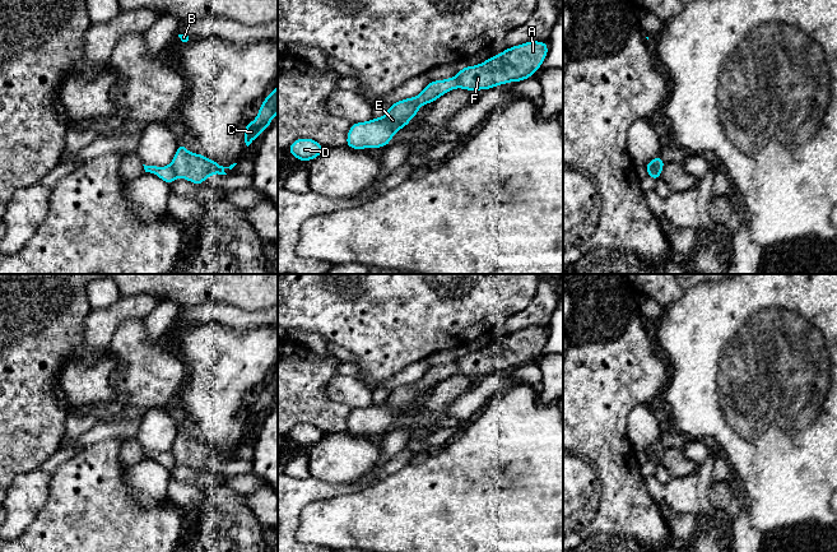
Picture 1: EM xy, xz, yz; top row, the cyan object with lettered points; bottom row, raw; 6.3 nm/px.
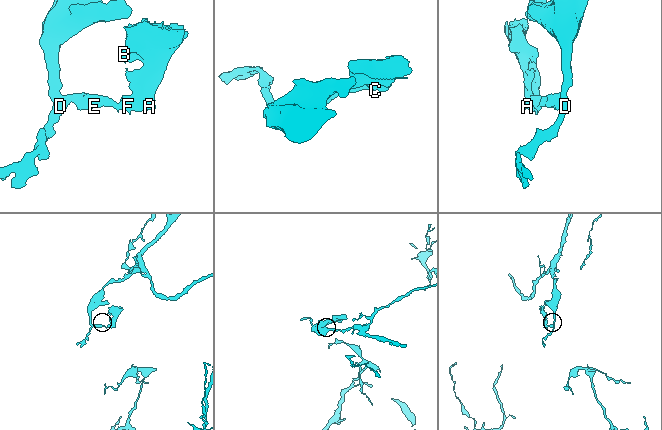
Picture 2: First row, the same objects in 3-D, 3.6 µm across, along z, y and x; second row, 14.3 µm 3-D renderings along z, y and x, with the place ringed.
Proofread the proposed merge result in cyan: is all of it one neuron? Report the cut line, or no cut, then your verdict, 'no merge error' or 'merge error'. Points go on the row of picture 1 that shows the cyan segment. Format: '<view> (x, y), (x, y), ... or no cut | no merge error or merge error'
xy (171, 165), (176, 176) | merge error

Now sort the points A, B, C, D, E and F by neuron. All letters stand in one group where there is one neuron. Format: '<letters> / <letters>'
A B C F / D E

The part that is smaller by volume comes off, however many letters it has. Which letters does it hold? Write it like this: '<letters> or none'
A, B, C, F

